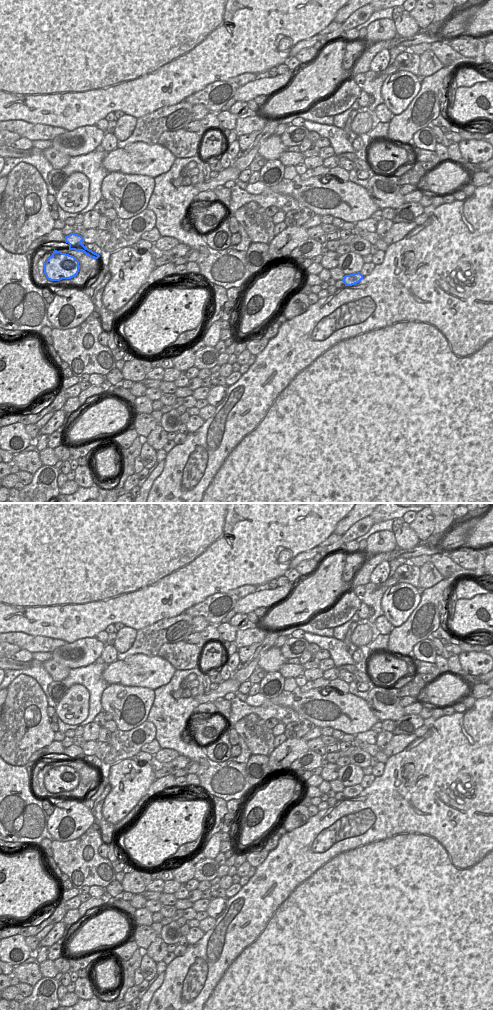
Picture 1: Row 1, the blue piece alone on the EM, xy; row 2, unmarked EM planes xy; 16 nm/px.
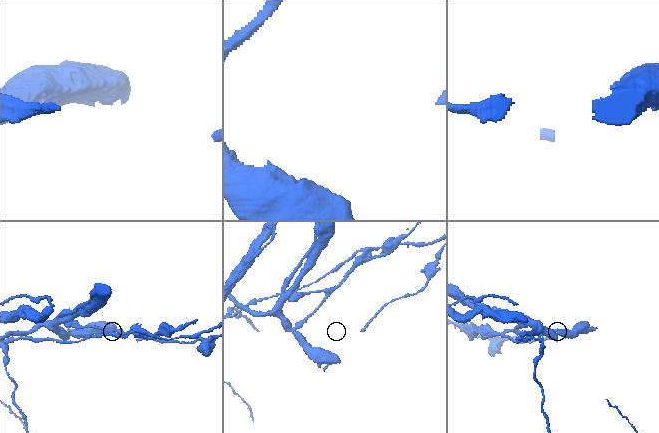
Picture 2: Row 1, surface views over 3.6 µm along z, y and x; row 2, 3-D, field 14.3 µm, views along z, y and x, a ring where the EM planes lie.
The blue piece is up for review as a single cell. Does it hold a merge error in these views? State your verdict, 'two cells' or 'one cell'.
two cells

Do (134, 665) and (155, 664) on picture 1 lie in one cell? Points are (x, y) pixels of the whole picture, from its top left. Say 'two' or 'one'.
one

